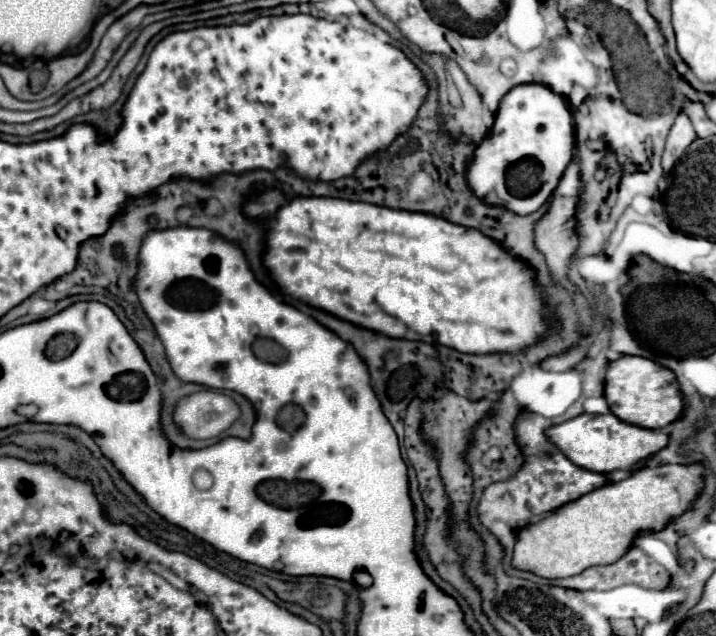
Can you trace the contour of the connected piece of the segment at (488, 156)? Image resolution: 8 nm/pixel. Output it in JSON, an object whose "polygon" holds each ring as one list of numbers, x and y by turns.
{"polygon":[[519,84,503,96,489,138,475,148,465,166,465,182,485,204,525,216,547,202,571,162,571,150,573,116,563,96,543,84]]}

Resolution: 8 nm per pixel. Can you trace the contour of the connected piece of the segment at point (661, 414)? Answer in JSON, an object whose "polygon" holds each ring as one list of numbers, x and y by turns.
{"polygon":[[623,356,607,366,605,400,617,418,651,430,669,426,685,410,685,396,675,374,669,368,641,356]]}

